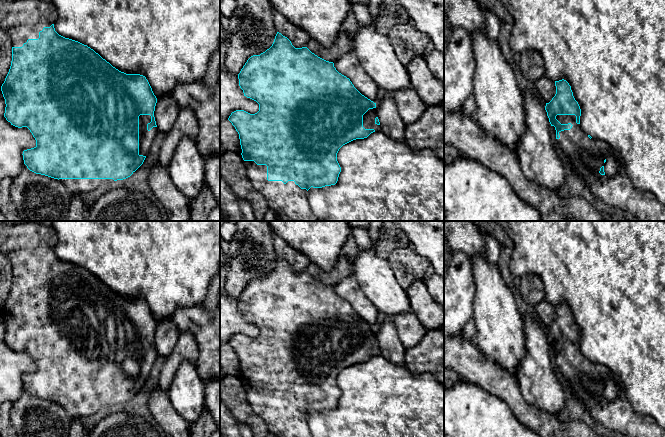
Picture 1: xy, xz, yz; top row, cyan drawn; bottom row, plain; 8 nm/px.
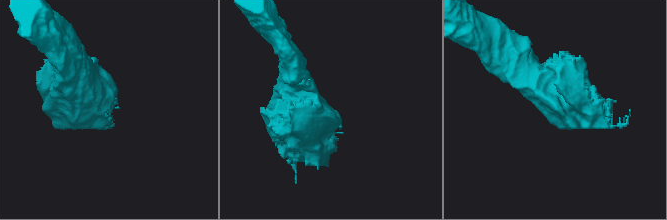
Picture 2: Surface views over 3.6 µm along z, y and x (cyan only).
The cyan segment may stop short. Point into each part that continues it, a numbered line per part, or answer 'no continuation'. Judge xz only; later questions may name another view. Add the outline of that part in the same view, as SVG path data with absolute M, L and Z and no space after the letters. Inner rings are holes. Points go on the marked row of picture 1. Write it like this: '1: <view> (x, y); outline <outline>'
1: xz (290, 202); outline M244 161L244 166L251 184L265 197L269 209L278 215L279 221L322 221L312 212L306 189L301 189L294 181L288 181L286 184L282 181L268 181L266 165L257 165L254 161Z

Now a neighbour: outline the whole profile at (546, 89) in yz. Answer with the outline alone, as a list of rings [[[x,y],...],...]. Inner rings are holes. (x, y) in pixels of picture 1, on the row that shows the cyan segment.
[[[543,76],[534,84],[538,95],[546,103],[549,103],[556,94],[555,82],[550,80],[548,77]]]

